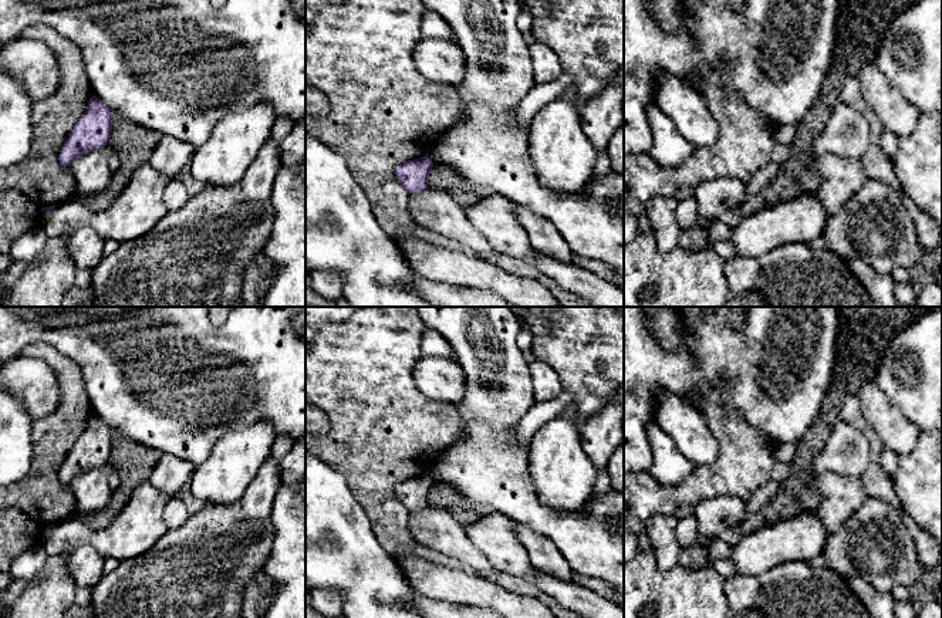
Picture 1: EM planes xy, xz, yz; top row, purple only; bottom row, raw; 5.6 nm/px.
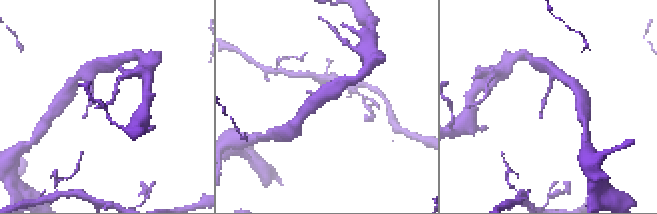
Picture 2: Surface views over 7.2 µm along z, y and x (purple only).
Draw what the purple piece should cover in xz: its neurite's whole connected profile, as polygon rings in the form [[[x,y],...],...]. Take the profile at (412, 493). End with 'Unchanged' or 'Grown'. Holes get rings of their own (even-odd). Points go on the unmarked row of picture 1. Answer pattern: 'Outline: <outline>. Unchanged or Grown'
Outline: [[[429,475],[406,479],[395,486],[395,493],[401,504],[409,511],[428,507],[428,496],[433,480]]]. Unchanged

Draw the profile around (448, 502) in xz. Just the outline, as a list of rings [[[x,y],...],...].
[[[439,482],[432,484],[428,506],[449,511],[462,526],[475,523],[486,511],[469,506],[449,484]]]

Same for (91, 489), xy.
[[[105,463],[101,467],[91,469],[77,476],[71,483],[72,493],[75,496],[77,511],[85,514],[95,514],[101,511],[112,492],[108,484],[108,467],[111,463]]]

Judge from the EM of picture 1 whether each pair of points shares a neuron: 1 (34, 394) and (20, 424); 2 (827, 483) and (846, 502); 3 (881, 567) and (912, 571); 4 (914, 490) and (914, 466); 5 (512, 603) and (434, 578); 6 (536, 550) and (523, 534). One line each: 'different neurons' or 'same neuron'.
1: different neurons
2: same neuron
3: same neuron
4: same neuron
5: same neuron
6: same neuron

